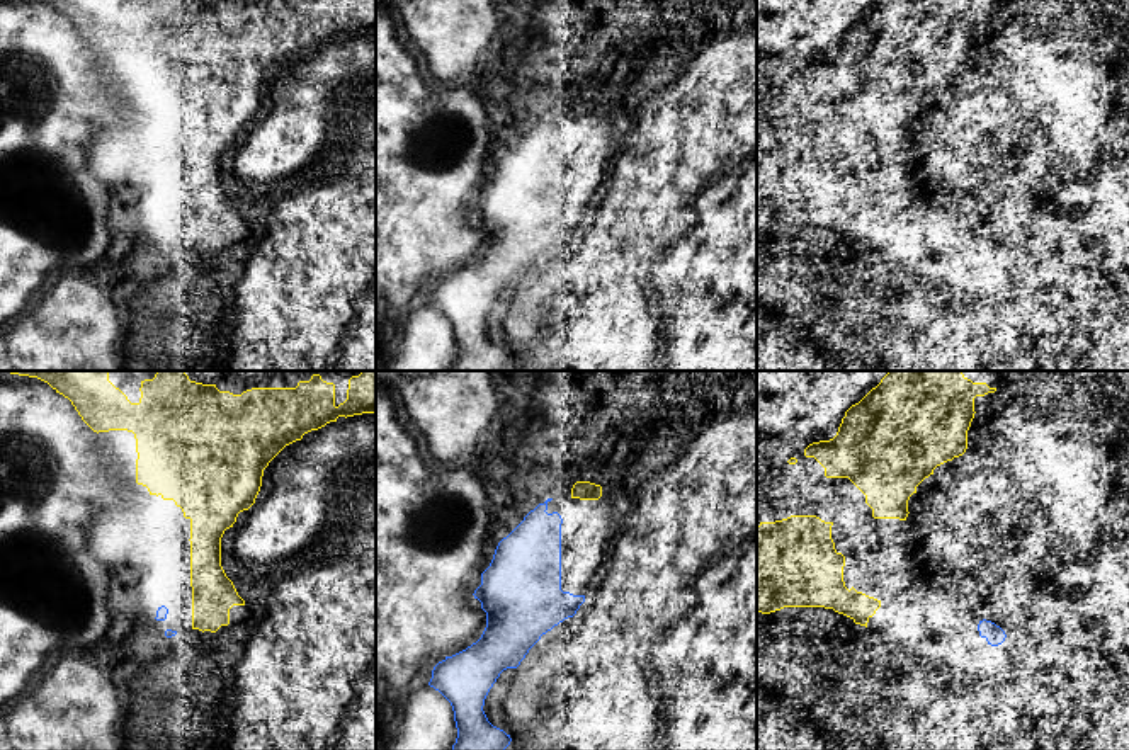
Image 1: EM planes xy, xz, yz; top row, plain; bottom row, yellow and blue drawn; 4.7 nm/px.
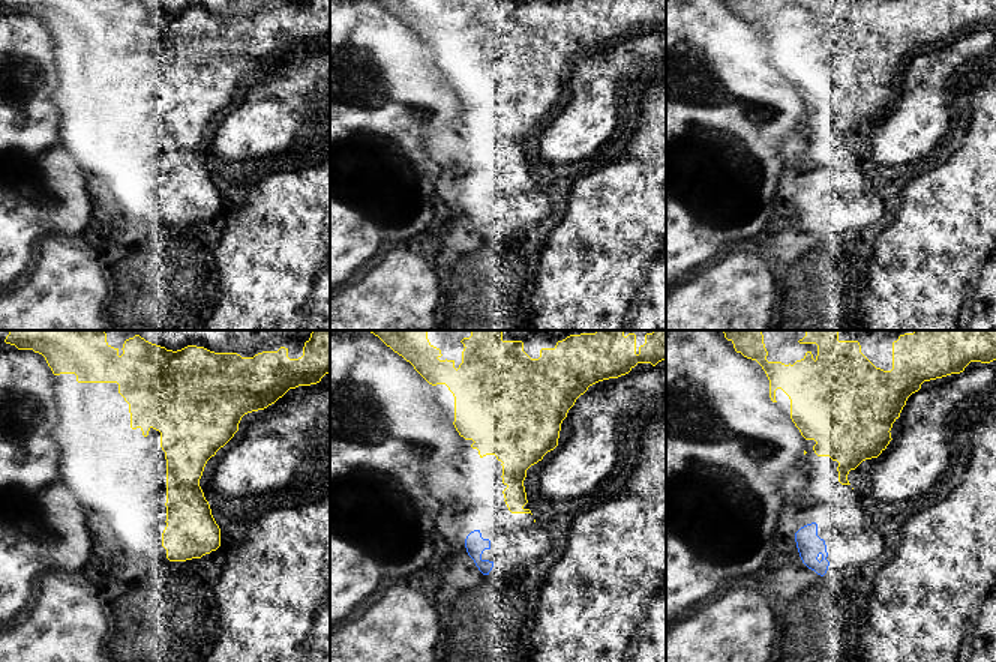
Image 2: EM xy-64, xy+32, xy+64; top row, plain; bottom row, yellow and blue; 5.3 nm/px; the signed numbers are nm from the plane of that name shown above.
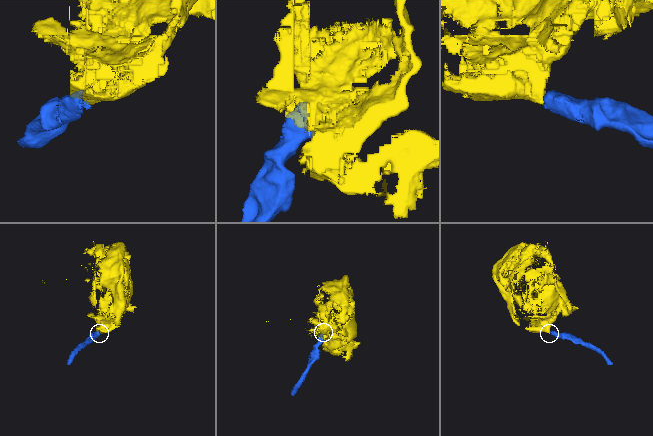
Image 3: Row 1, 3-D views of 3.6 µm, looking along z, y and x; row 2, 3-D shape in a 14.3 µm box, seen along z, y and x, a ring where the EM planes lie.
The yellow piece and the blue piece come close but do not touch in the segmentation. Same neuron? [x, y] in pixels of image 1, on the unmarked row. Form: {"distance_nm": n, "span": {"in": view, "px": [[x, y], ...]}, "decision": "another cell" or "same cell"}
{"distance_nm": 80, "span": {"in": "xy", "px": [[192, 247], [175, 250]]}, "decision": "same cell"}

